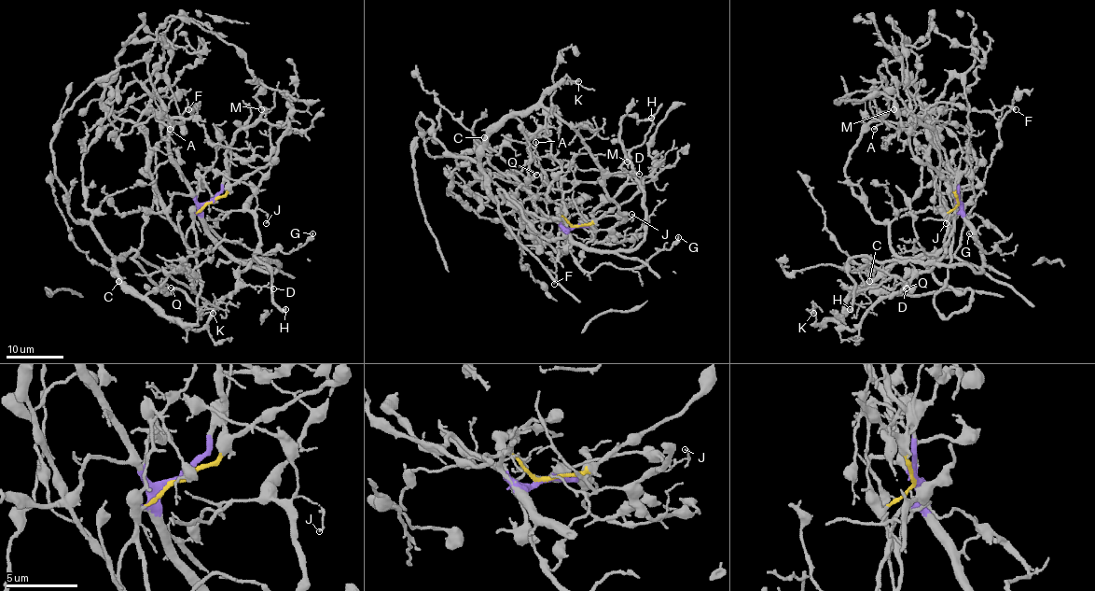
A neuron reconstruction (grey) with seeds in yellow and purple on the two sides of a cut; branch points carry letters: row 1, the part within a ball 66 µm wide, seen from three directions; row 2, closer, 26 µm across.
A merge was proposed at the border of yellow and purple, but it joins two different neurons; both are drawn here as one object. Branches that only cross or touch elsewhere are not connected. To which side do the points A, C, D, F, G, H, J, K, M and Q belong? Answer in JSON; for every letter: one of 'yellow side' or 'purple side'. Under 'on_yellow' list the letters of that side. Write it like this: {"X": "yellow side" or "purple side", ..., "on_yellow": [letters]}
{"A": "purple side", "C": "yellow side", "D": "yellow side", "F": "purple side", "G": "purple side", "H": "purple side", "J": "yellow side", "K": "yellow side", "M": "purple side", "Q": "yellow side", "on_yellow": ["C", "D", "J", "K", "Q"]}

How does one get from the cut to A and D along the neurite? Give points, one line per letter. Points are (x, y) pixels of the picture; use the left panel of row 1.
A: (211, 202), (199, 204), (172, 158), (171, 122), (178, 118), (185, 119), (181, 123), (172, 120), (169, 129)
D: (211, 202), (238, 182), (252, 189), (257, 202), (257, 253), (239, 279), (273, 288)

